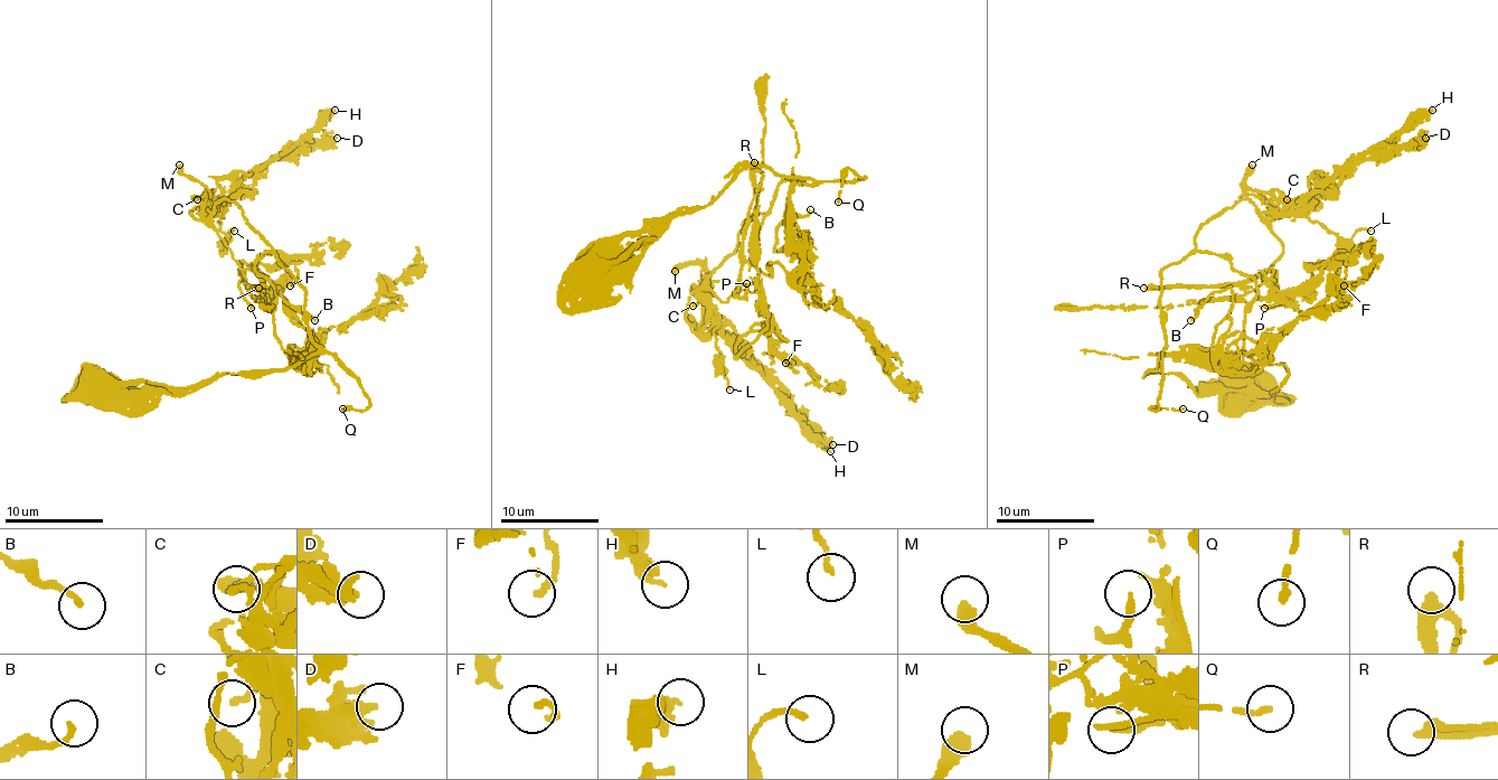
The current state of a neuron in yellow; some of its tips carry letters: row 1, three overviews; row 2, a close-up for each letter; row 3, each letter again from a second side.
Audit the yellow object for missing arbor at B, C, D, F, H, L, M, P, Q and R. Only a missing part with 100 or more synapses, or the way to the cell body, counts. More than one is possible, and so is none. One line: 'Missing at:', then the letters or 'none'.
Missing at: none

